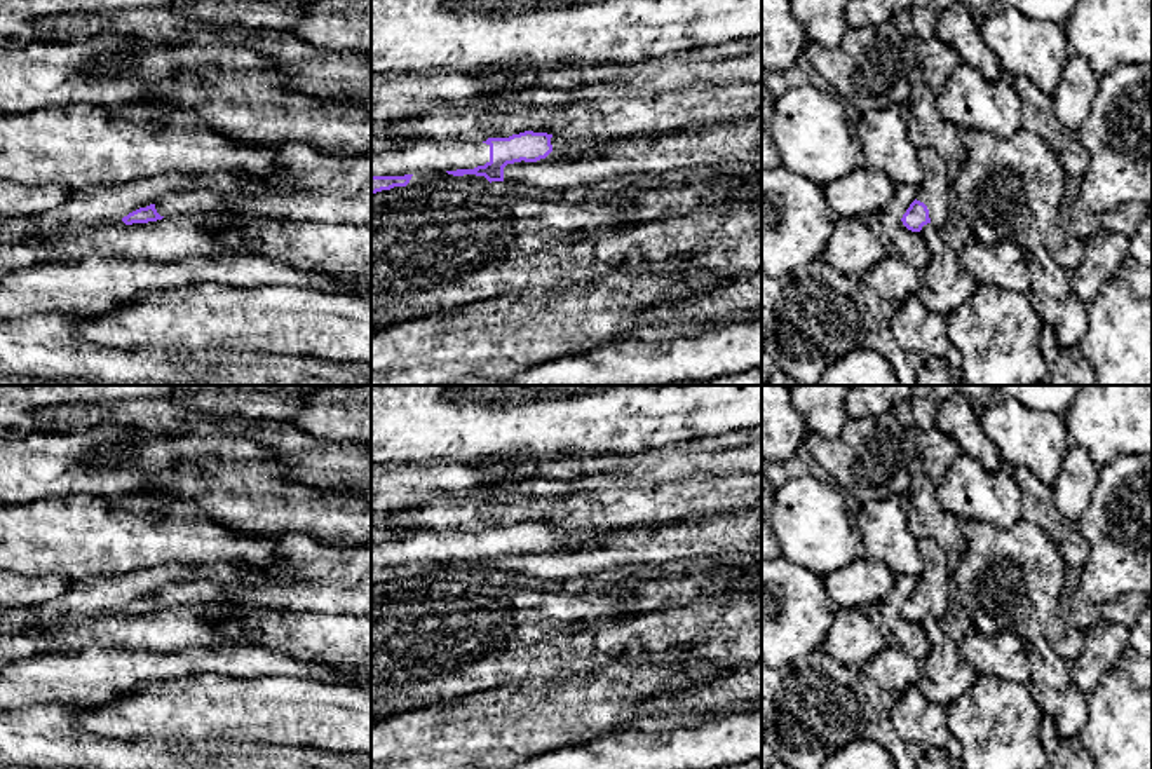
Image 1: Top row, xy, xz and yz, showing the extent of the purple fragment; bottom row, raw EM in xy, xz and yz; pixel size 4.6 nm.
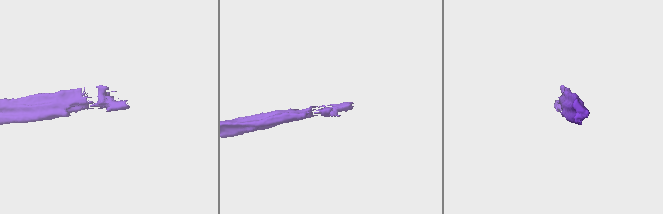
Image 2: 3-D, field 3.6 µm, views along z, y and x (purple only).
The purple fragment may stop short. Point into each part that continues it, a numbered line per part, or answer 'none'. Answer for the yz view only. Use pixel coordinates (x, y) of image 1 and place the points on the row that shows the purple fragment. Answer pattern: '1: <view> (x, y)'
1: yz (935, 190)

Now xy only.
1: xy (307, 185)

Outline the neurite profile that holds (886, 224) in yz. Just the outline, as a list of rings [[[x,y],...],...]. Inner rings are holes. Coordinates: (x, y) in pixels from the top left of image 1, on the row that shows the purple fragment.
[[[911,183],[894,185],[892,197],[880,206],[870,218],[871,232],[885,246],[887,255],[898,256],[915,269],[924,269],[931,253],[920,232],[908,230],[901,218],[915,201],[917,187]]]

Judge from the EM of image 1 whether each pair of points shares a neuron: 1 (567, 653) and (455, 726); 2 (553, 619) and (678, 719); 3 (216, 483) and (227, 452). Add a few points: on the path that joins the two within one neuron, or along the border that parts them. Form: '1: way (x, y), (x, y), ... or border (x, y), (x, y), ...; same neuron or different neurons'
1: border (565, 680), (511, 682), (497, 693), (485, 696); different neurons
2: border (649, 658), (612, 660), (588, 679); different neurons
3: border (267, 459), (185, 461); different neurons

